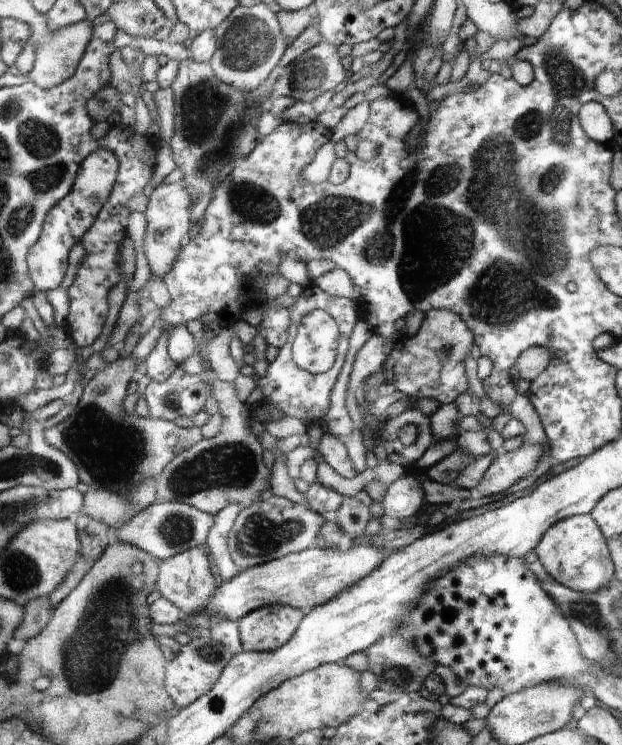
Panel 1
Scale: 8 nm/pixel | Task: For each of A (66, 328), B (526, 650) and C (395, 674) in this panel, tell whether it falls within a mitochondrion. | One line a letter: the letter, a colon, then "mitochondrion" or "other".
A: other
B: other
C: mitochondrion

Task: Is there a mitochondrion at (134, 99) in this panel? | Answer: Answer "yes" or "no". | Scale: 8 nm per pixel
no

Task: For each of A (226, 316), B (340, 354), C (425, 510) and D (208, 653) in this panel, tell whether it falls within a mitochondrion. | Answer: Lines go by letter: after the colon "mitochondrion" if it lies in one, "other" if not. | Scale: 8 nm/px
A: other
B: other
C: other
D: mitochondrion

